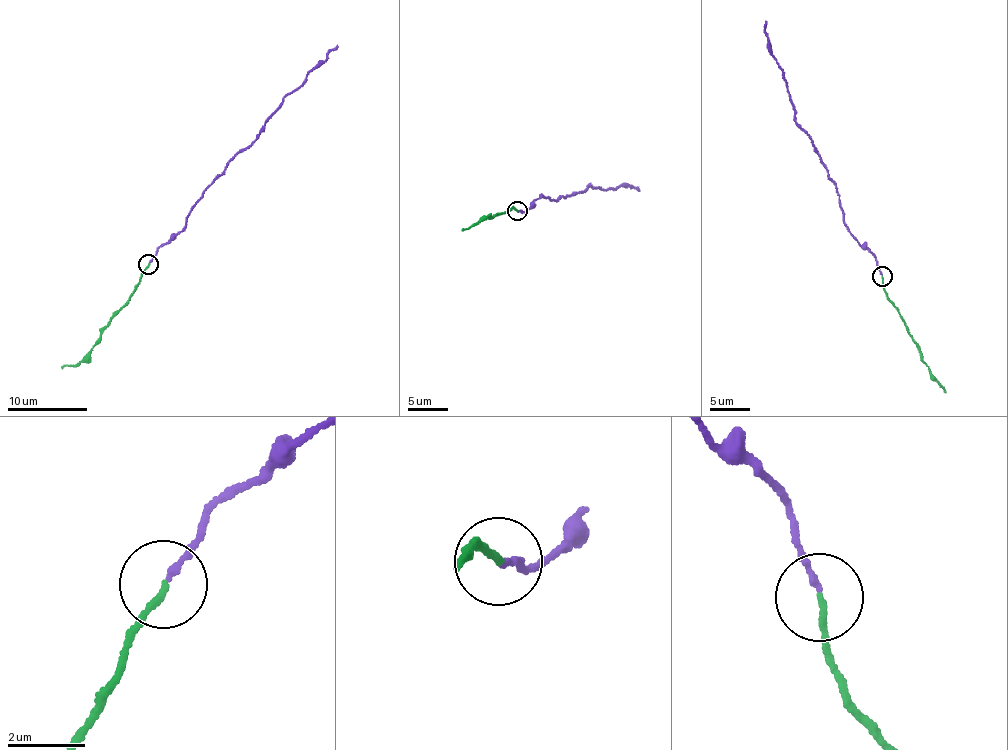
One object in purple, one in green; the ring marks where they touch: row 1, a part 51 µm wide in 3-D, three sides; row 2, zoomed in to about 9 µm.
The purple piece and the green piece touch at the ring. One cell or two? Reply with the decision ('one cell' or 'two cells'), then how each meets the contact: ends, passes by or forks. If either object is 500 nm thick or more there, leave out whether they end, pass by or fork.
one cell; purple ends there; green ends there

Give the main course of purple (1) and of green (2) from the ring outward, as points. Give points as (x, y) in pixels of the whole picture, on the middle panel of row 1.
1: (518, 211), (525, 212), (539, 195), (551, 201), (590, 185), (602, 190), (631, 185), (637, 191)
2: (516, 211), (513, 206), (462, 230)

